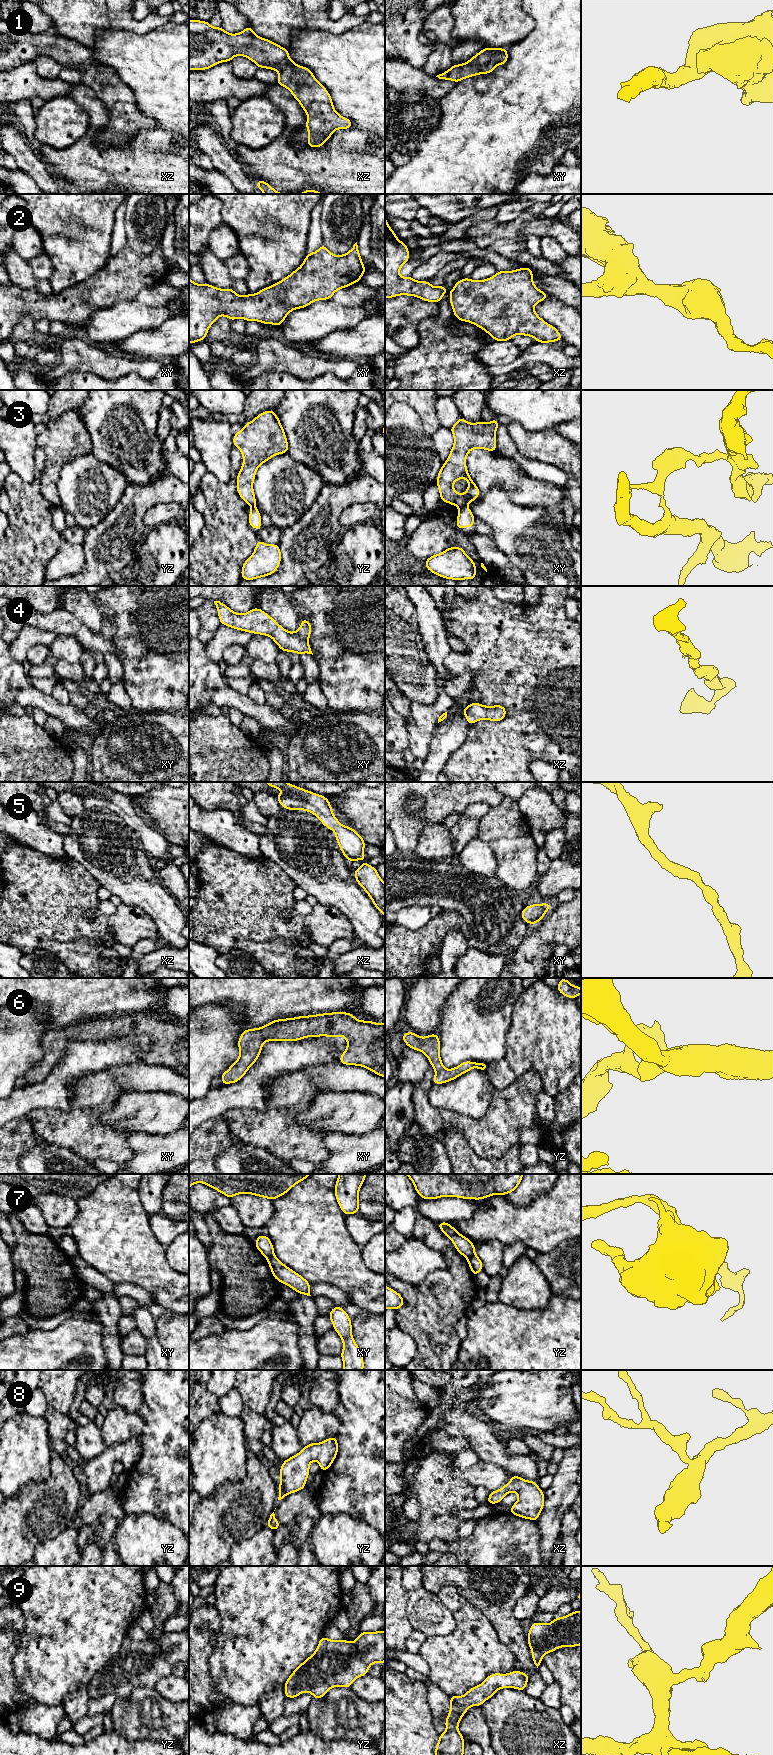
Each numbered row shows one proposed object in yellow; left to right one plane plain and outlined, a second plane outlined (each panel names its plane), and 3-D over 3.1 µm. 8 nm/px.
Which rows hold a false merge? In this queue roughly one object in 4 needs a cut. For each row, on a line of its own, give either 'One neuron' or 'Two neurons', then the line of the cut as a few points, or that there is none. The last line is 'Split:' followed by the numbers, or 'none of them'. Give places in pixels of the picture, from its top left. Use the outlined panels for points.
1: One neuron. No split
2: One neuron. No split
3: Two neurons. Split along xy (465, 505), (459, 509)
4: One neuron. No split
5: One neuron. No split
6: One neuron. No split
7: Two neurons. Split along xy (274, 1254), (266, 1257)
8: One neuron. No split
9: One neuron. No split
Split: 3, 7

